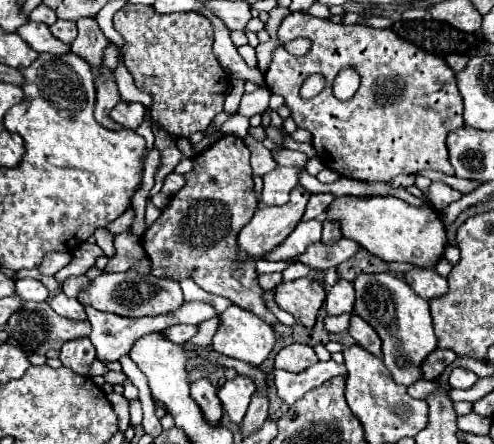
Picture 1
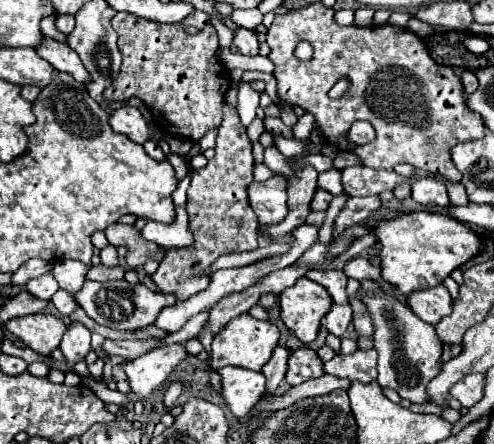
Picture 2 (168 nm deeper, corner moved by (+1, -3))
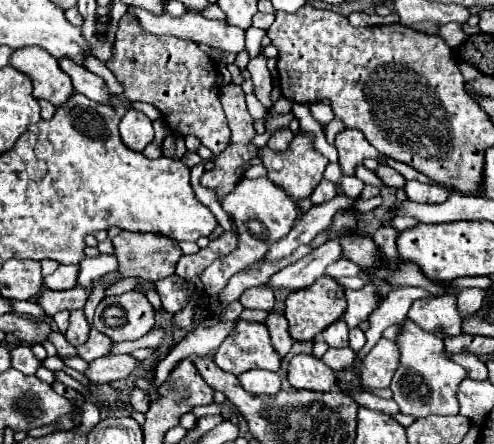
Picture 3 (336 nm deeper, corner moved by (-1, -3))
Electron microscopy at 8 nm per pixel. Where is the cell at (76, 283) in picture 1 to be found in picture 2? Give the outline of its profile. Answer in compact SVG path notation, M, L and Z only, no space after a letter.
M62 288L56 292L56 296L52 298L52 302L54 302L54 306L58 308L58 312L64 314L64 316L68 316L68 314L74 310L74 306L76 306L74 298L70 296L70 292L66 292L66 290L62 290Z

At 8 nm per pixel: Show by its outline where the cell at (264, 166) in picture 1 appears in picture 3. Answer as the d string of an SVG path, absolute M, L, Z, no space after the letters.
M246 94L246 104L248 104L248 110L254 118L264 118L266 116L266 108L258 102L258 98L254 94Z

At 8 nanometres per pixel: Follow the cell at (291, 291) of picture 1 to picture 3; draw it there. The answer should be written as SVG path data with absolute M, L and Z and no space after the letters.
M322 276L316 280L312 286L306 286L304 290L296 290L286 298L286 310L284 316L288 320L288 330L294 340L314 340L324 328L328 328L332 322L340 320L346 310L346 298L344 298L344 288L334 278Z

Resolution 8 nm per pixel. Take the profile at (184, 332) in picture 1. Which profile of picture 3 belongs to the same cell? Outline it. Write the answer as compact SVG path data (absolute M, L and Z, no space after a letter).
M96 328L90 330L90 338L86 340L86 344L78 346L78 356L86 362L92 362L94 358L100 358L100 356L106 356L110 354L110 348L112 348L112 340L108 340L108 336L96 332Z

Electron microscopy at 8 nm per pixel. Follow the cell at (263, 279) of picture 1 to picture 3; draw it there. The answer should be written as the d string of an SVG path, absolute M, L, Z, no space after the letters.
M256 286L256 288L248 288L242 296L240 296L240 304L244 308L260 308L260 310L272 310L274 308L274 294L270 288L264 286Z

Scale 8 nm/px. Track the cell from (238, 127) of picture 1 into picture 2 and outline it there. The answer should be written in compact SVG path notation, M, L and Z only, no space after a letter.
M238 82L238 118L240 124L246 128L250 126L250 122L256 118L256 108L258 108L258 100L260 100L260 92L252 90L246 82Z

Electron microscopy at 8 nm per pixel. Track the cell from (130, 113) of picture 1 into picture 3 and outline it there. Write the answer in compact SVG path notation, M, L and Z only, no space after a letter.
M134 108L126 110L120 122L120 138L130 150L142 152L154 138L150 118L144 112L138 112Z

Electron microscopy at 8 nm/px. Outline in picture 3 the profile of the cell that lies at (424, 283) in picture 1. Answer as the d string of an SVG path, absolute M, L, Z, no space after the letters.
M438 296L430 300L416 300L408 312L408 320L416 322L426 332L438 338L462 334L462 320L456 310L456 296Z

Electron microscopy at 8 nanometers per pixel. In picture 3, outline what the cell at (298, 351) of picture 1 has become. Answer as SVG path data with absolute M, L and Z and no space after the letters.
M298 354L290 360L288 382L296 390L312 390L312 392L336 390L334 370L312 354Z

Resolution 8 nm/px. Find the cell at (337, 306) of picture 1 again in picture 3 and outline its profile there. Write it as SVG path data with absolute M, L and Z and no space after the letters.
M338 320L334 324L330 324L324 332L324 342L330 346L330 348L344 348L348 346L348 326L344 320Z

